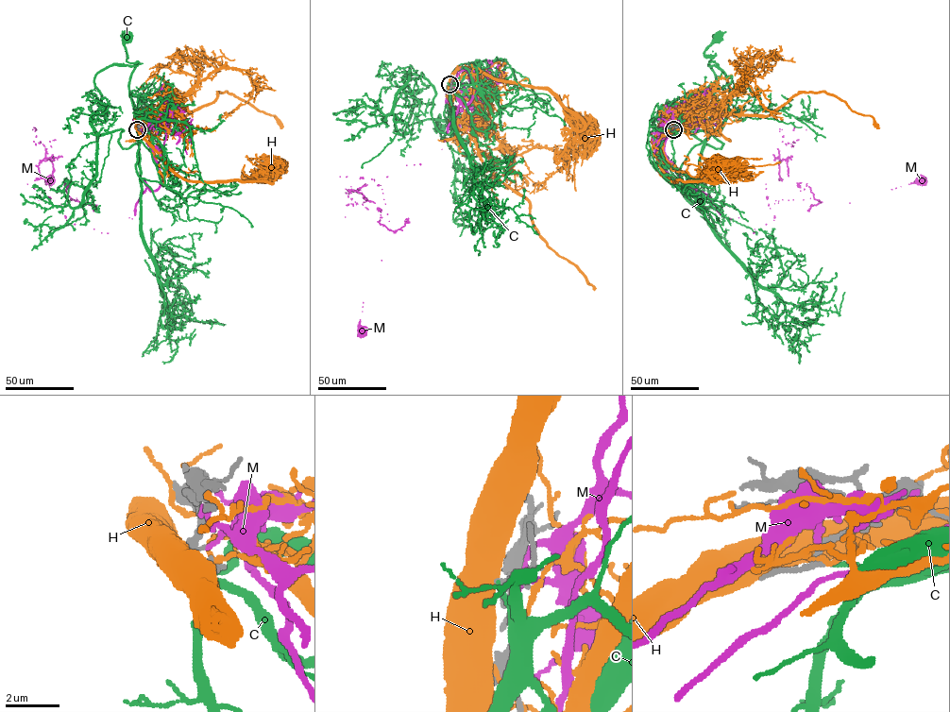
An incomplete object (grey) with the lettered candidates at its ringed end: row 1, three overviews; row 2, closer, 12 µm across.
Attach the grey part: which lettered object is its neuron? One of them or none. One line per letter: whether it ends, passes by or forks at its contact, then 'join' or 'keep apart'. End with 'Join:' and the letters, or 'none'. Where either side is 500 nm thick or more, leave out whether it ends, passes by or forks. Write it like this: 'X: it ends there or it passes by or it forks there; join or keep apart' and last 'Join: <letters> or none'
C: it ends there; join
H: keep apart
M: it ends there; keep apart
Join: C

